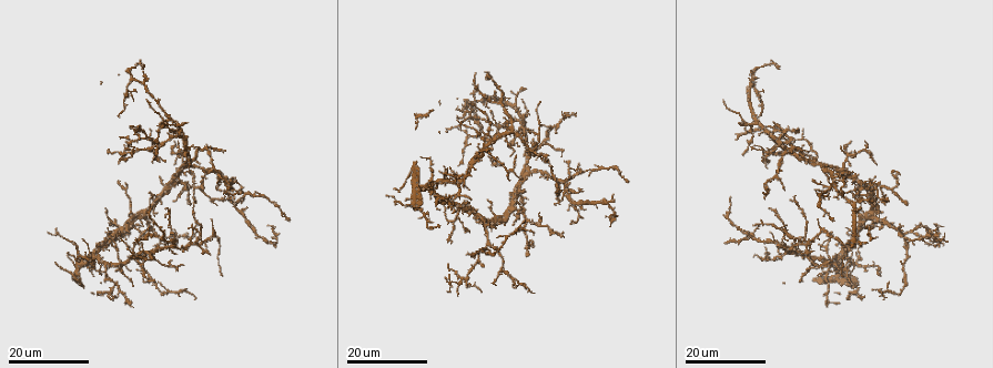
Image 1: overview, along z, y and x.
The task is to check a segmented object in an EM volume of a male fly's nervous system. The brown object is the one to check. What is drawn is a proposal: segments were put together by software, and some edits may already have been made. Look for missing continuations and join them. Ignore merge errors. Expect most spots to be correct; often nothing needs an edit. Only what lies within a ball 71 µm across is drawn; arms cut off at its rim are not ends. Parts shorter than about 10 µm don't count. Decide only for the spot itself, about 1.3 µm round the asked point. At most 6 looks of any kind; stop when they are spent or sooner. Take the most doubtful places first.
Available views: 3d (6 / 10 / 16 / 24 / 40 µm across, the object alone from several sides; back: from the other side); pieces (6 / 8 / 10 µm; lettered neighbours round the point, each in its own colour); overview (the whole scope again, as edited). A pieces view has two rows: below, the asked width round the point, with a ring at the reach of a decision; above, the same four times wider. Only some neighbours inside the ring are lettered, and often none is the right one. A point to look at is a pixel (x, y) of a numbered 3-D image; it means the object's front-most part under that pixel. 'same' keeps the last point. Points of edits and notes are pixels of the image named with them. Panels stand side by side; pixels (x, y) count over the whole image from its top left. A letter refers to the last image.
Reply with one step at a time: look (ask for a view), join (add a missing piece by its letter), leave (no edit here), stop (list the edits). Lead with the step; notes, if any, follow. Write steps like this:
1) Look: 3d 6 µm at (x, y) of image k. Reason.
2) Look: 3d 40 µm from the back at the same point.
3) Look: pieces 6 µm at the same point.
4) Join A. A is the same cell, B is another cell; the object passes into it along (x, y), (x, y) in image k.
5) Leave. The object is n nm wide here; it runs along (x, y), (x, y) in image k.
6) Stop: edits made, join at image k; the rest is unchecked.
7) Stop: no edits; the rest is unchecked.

Look: 3d 16 µm at (148, 193) of image 1. Thin end.

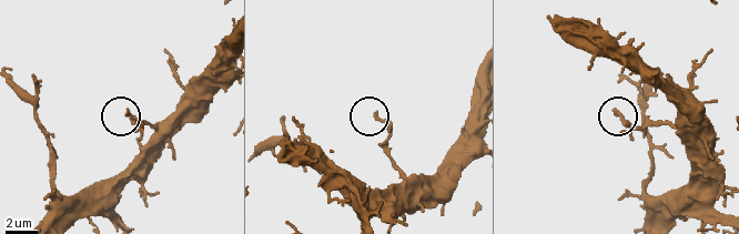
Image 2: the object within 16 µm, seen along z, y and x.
Look: pieces 10 µm at (129, 110) of image 2. What lies round it.

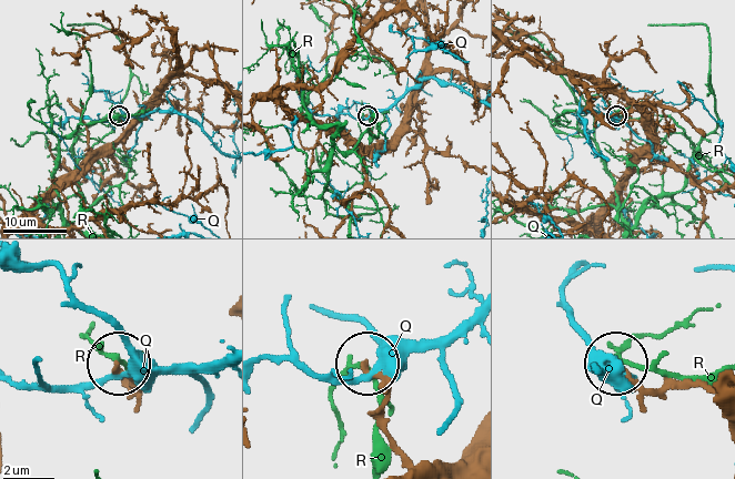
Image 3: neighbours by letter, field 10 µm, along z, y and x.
Leave. Q and R are other cells; no lettered piece goes on from it.

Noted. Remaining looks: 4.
Look: 3d 16 µm at (116, 181) of image 1. Branch stops here.

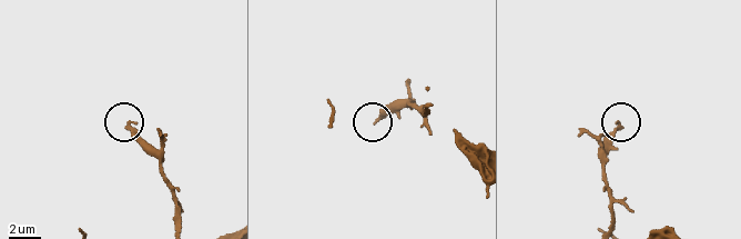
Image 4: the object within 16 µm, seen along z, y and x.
Look: pieces 10 µm at (619, 123) of image 4.

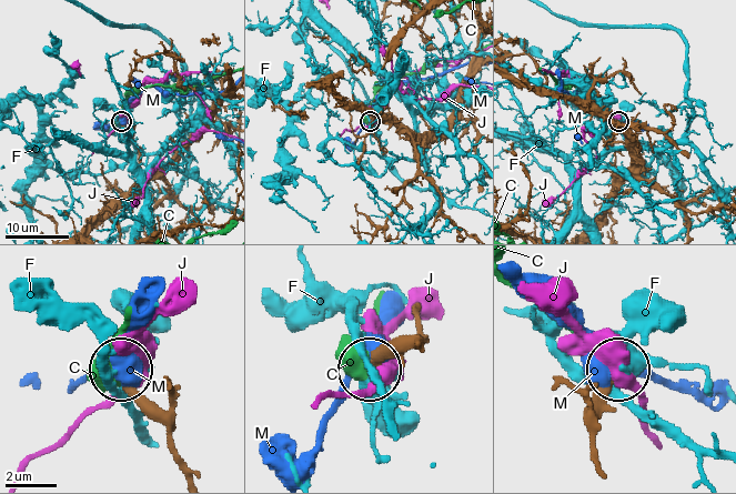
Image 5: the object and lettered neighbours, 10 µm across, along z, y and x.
Leave. C, F, J and M are other cells; no lettered piece goes on from it.

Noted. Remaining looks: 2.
Look: 3d 16 µm at (180, 133) of image 1. Free end.

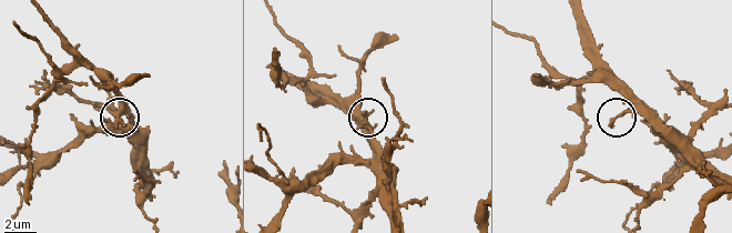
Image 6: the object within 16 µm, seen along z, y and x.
Look: pieces 6 µm at (368, 111) of image 6. What lies round it.

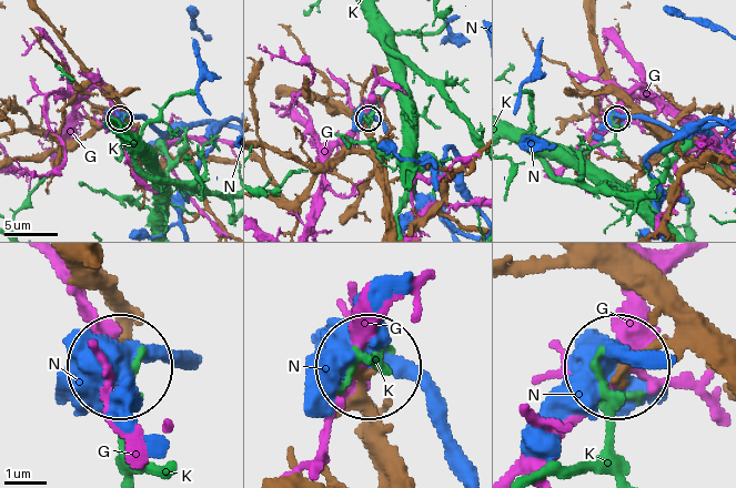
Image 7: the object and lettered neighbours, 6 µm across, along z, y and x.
Leave. G, K and N are other cells; none of them fits.

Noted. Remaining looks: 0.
Stop: no edits; the rest is unchecked.

